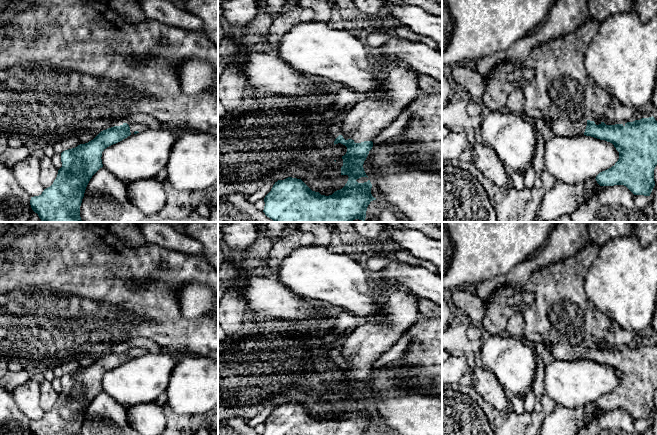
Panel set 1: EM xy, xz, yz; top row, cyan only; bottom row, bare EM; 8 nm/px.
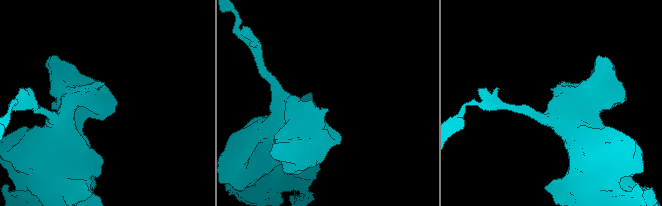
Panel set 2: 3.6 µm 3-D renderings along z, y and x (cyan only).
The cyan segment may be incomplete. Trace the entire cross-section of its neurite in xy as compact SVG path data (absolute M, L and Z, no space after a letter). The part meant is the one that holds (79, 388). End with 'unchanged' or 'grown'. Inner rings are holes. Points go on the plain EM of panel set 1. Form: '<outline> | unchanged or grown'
M129 344L120 350L114 350L101 355L93 364L80 368L75 372L61 377L62 391L53 408L44 413L41 419L31 421L30 429L33 435L80 435L80 430L86 411L92 400L103 391L102 376L109 370L116 368L131 358L145 355L149 351L146 348Z | grown

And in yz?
M653 340L627 346L624 349L606 349L604 346L596 349L590 344L572 345L559 342L548 346L548 350L553 360L586 359L612 367L619 376L619 383L614 390L596 400L597 407L600 410L624 409L634 419L650 420L655 410L654 393L657 389L657 345Z | grown

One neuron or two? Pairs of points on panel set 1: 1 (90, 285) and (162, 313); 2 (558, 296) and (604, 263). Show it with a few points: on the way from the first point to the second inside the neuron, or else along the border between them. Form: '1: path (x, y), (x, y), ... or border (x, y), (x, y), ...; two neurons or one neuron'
1: path (108, 301), (118, 301), (127, 307), (144, 307); one neuron
2: border (585, 273), (585, 292), (591, 300); two neurons

